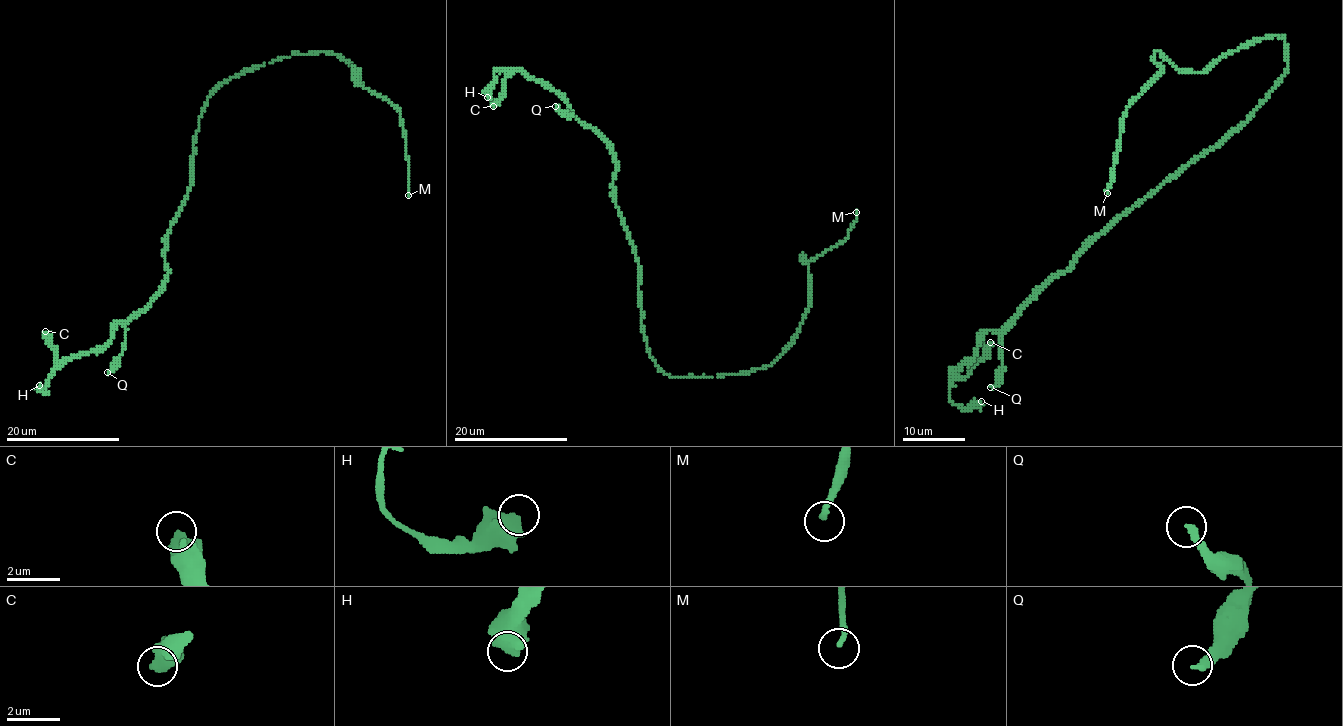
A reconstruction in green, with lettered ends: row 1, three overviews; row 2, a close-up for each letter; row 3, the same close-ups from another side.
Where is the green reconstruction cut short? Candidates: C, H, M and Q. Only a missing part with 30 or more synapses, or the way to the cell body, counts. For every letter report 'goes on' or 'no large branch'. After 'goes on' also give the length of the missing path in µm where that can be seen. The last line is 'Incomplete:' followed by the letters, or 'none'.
C: no large branch
H: no large branch
M: goes on; about 110 µm are missing
Q: no large branch
Incomplete: M

